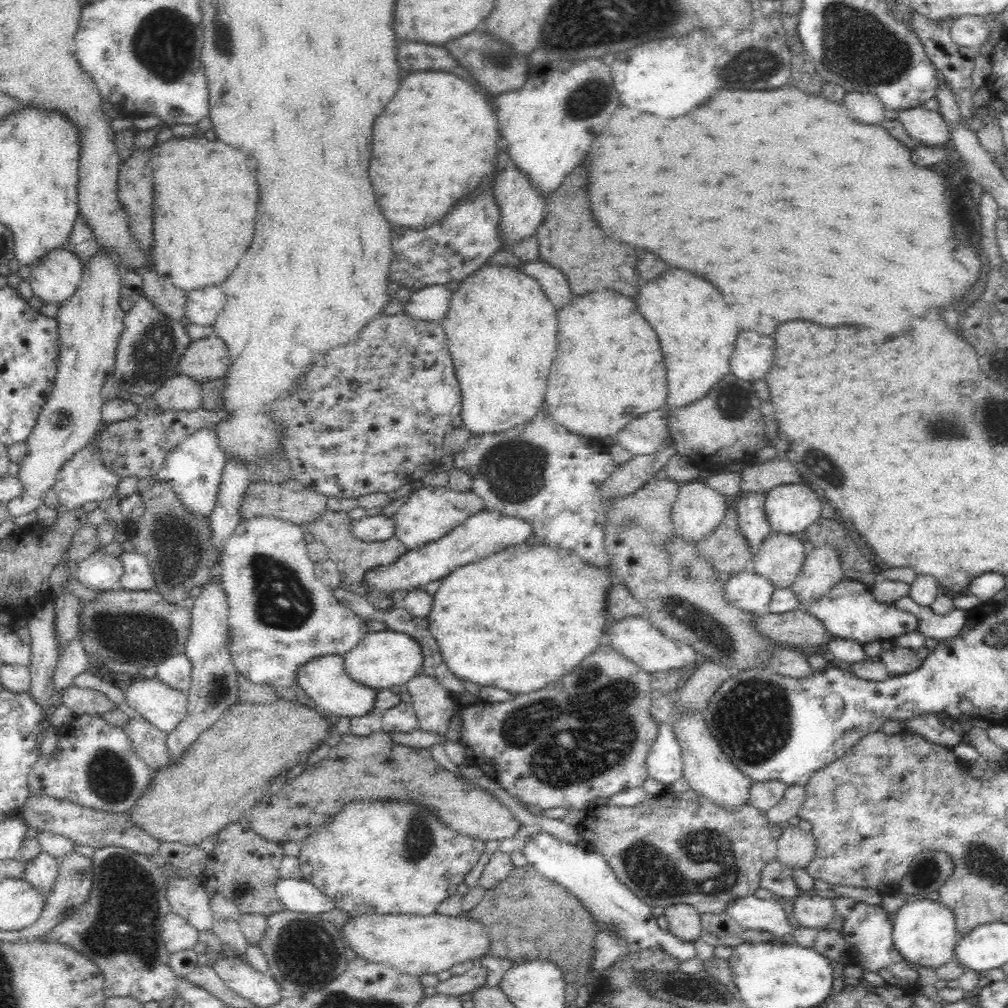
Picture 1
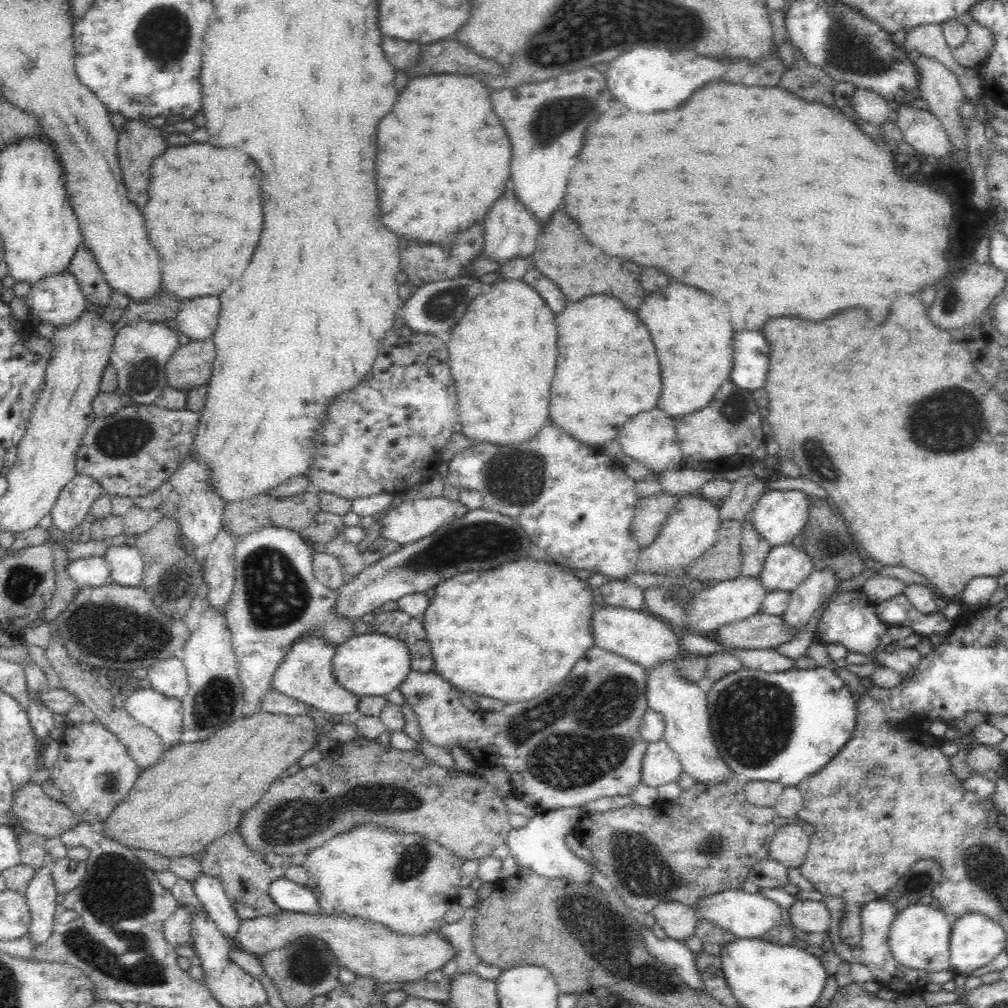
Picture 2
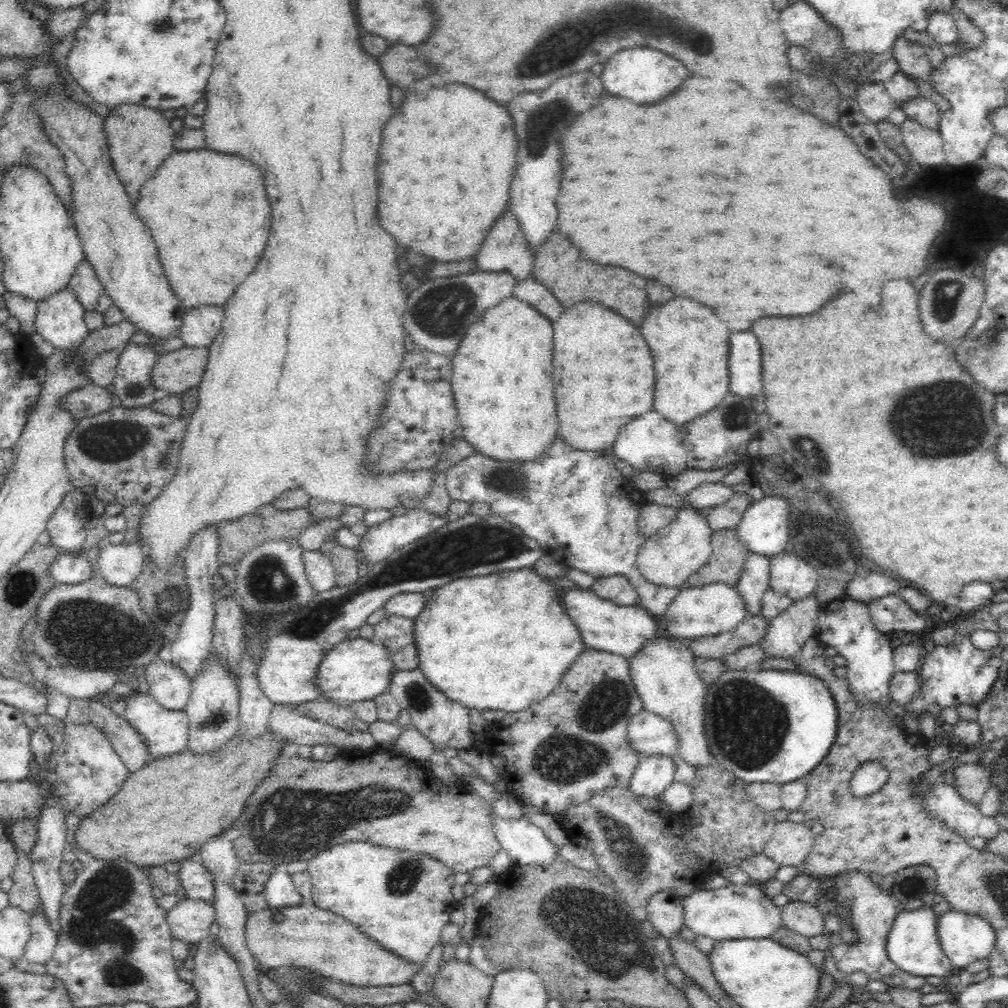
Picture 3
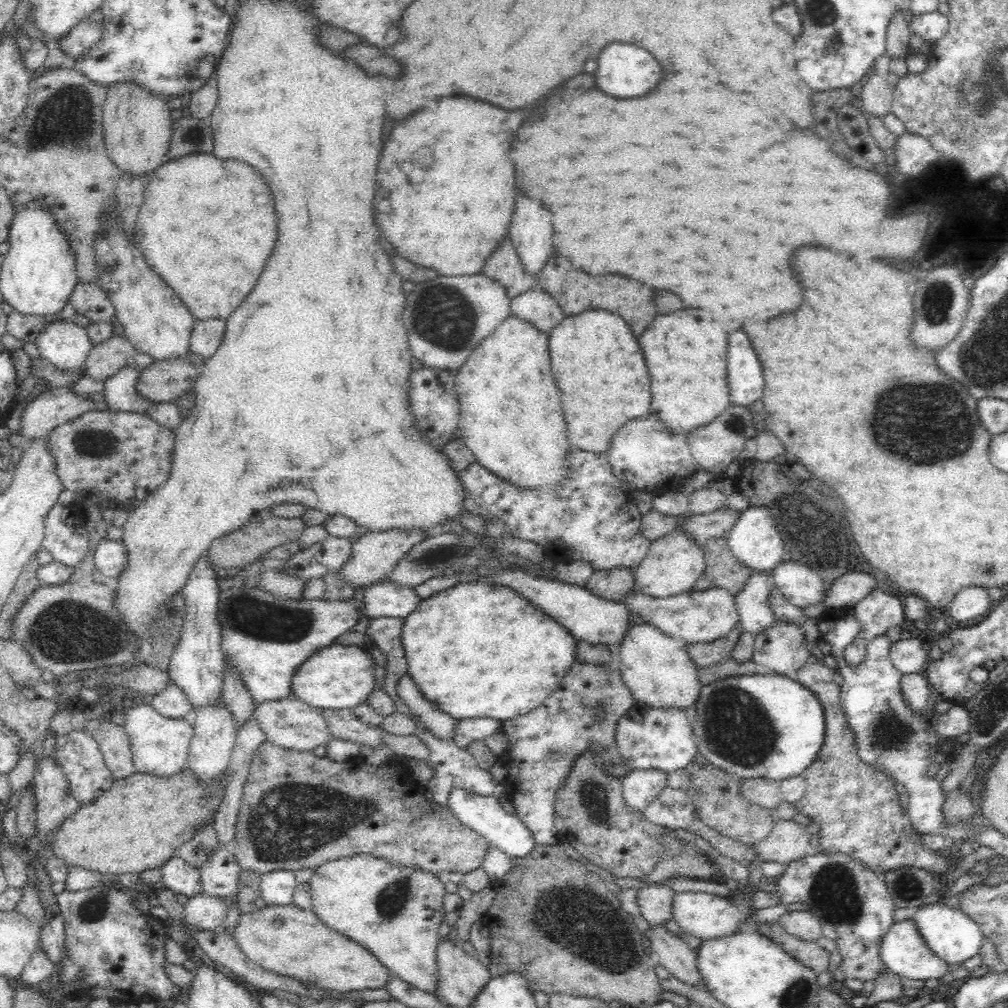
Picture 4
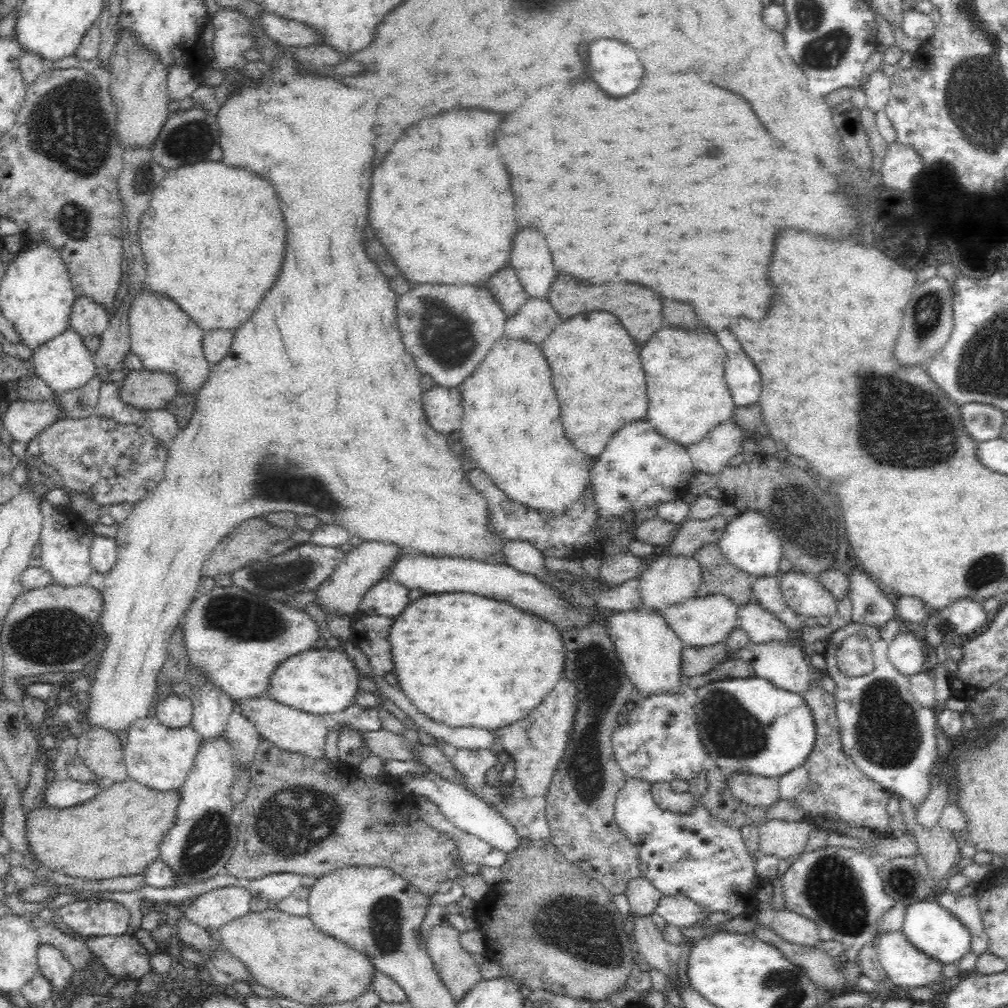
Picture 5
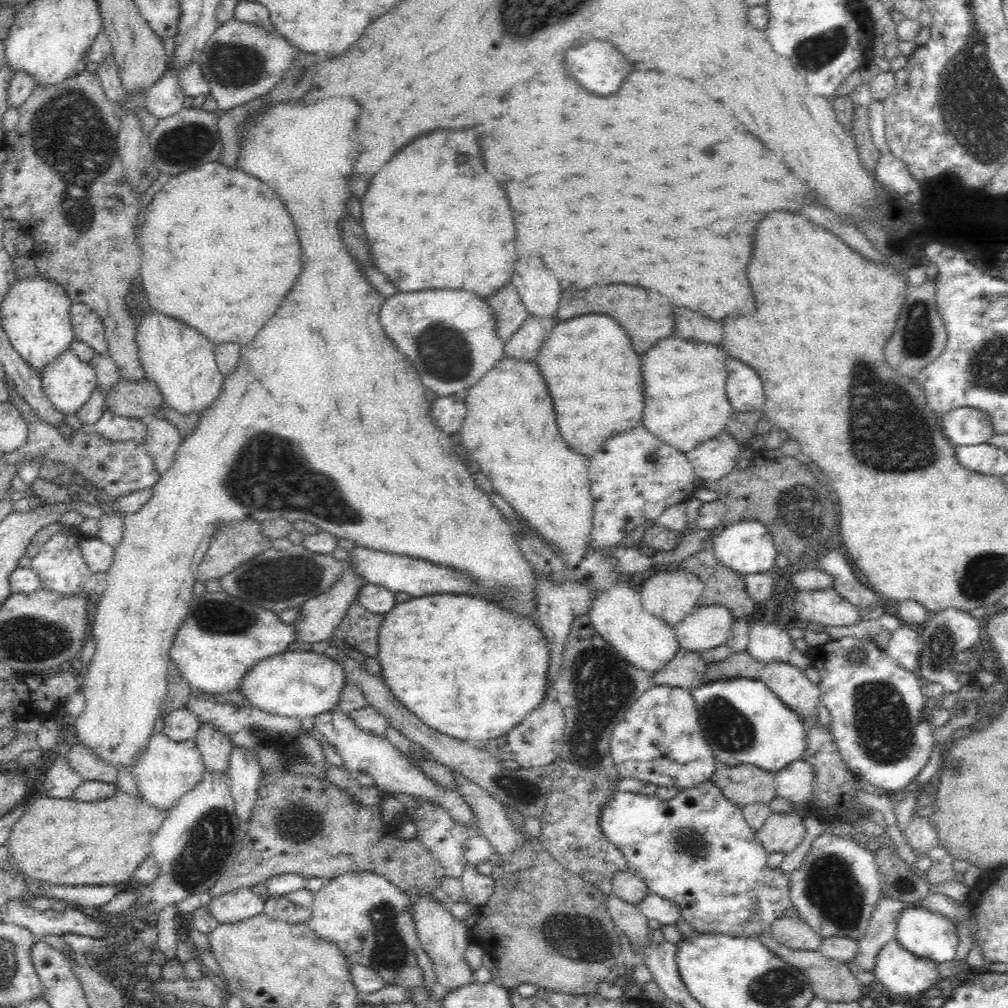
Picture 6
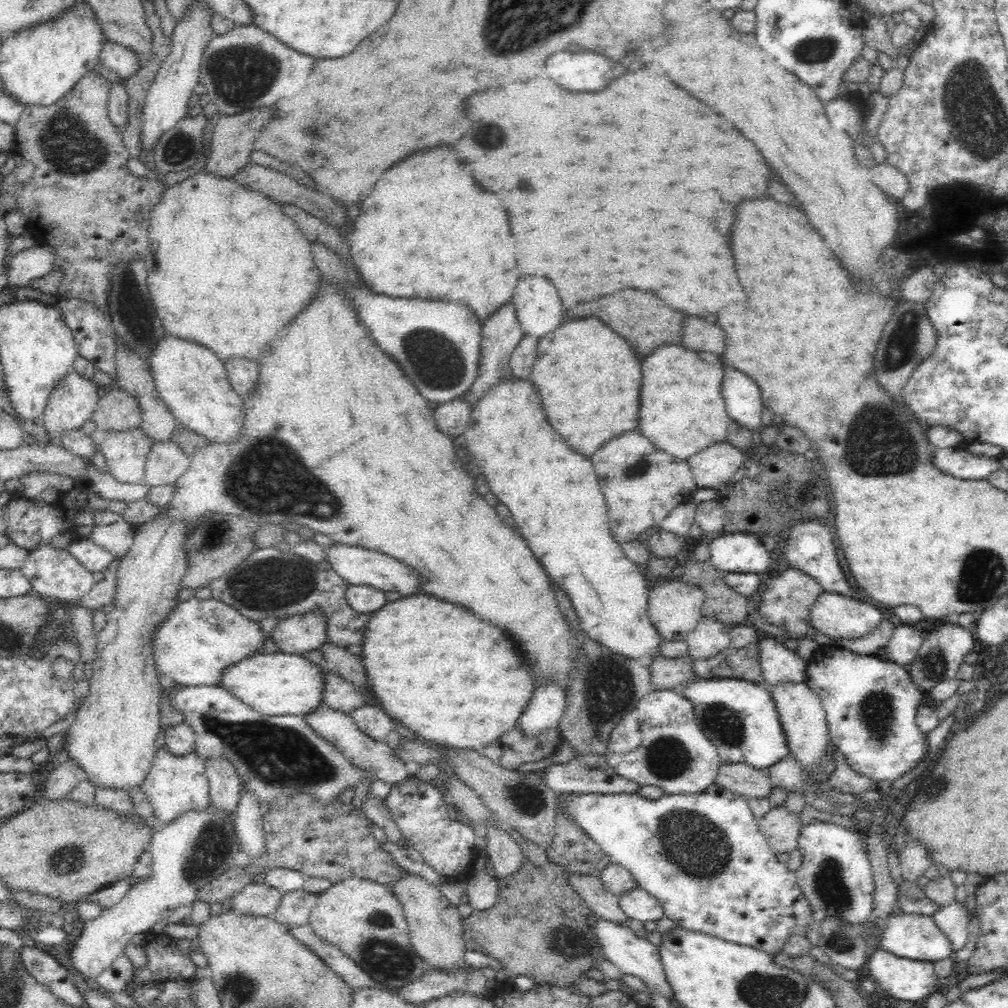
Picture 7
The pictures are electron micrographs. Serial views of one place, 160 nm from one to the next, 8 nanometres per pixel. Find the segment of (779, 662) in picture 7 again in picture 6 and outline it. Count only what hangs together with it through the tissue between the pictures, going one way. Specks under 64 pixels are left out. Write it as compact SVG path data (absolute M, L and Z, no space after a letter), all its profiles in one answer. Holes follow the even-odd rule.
M749 619L748 634L747 651L762 663L762 666L774 661L782 661L805 669L808 664L812 664L812 658L806 658L804 653L794 647L787 628L775 623L768 624L768 622L760 622L760 620L755 622Z

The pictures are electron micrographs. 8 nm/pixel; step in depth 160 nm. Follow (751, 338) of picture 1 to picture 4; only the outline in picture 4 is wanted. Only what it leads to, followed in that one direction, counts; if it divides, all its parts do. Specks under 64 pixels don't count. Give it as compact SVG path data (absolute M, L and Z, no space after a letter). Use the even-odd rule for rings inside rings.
M736 330L728 336L727 381L732 405L748 406L762 398L764 380L760 360L748 336Z

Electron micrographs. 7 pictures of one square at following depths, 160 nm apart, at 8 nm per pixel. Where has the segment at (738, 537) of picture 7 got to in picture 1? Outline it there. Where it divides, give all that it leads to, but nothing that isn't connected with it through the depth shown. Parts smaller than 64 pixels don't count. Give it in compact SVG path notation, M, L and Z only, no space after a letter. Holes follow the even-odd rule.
M802 483L776 486L766 493L764 511L772 533L793 535L821 518L820 496Z

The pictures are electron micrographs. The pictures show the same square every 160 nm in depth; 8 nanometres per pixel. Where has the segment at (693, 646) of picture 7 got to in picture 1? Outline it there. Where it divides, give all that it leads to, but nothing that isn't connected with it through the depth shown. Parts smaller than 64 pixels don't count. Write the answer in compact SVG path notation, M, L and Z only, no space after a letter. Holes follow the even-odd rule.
M742 571L732 574L724 584L725 598L732 605L753 615L768 613L769 602L776 589L768 579L755 572Z

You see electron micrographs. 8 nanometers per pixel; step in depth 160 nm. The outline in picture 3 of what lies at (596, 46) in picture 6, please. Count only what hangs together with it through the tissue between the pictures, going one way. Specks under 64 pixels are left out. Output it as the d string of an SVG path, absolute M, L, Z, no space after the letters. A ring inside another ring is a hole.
M630 48L630 50L620 50L614 54L606 64L599 77L606 92L614 96L624 96L630 98L636 104L654 104L662 98L666 98L670 92L674 92L680 82L688 76L688 70L684 68L682 62L650 48Z

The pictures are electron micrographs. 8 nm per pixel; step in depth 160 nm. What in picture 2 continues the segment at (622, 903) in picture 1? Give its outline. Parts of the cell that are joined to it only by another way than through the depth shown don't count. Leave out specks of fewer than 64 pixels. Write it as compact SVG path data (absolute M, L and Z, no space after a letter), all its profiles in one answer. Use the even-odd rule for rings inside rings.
M570 807L568 809L556 809L545 812L537 812L525 826L510 828L506 845L508 845L509 855L522 868L533 870L536 874L546 878L565 878L570 882L578 884L592 884L592 874L590 865L585 859L575 855L565 843L565 836L571 832L575 823L579 822L582 809ZM642 927L642 941L650 954L676 972L678 978L693 992L704 992L705 987L695 964L695 954L684 941L672 938L657 940L648 927Z

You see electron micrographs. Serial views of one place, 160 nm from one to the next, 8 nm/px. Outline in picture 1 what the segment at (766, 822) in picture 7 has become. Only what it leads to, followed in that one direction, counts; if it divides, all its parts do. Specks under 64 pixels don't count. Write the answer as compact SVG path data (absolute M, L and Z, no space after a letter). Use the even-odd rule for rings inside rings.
M783 825L782 834L777 838L777 853L775 858L791 869L805 869L816 852L816 843L811 831L804 831L799 826Z

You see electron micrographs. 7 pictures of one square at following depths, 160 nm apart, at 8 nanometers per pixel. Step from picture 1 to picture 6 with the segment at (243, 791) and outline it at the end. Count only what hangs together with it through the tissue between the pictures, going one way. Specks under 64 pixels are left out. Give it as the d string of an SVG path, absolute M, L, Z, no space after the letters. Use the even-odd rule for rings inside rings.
M118 791L106 800L84 802L74 798L37 797L12 826L6 840L8 856L4 867L30 876L38 882L66 886L124 885L132 880L140 862L150 855L150 842L166 818L166 812L148 804L142 797Z

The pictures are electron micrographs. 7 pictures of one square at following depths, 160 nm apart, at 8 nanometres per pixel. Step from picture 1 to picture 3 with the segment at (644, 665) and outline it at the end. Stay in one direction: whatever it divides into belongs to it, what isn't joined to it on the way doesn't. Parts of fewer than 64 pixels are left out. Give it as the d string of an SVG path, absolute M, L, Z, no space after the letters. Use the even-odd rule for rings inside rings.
M590 589L559 590L562 607L578 627L580 636L588 649L619 654L627 659L634 656L648 640L656 638L656 622L653 614L640 605L617 605L602 599Z

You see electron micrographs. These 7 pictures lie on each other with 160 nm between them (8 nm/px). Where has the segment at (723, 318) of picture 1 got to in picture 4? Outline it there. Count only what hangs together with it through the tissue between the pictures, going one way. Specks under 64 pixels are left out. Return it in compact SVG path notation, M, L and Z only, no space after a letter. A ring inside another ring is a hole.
M678 310L672 314L660 314L642 334L640 348L644 350L644 358L648 364L650 380L652 380L652 414L662 420L670 430L690 434L718 418L728 406L729 386L727 381L726 332L706 310Z

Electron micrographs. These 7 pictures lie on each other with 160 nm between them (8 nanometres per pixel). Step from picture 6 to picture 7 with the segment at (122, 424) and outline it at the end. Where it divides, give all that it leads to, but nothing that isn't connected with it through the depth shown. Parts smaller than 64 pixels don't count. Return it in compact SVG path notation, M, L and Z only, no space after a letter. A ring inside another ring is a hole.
M139 427L108 433L99 439L107 472L121 484L142 483L152 439Z

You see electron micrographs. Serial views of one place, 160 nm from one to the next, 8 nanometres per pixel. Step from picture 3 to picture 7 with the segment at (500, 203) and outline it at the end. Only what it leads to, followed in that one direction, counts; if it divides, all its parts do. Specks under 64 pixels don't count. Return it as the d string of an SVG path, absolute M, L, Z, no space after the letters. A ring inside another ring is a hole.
M452 146L416 152L394 164L382 174L382 180L378 180L362 208L370 208L370 212L356 220L356 230L351 231L346 242L352 267L372 293L392 298L462 302L476 315L480 326L494 311L510 302L518 282L518 268L506 210L496 194L486 192L456 164L456 150Z

